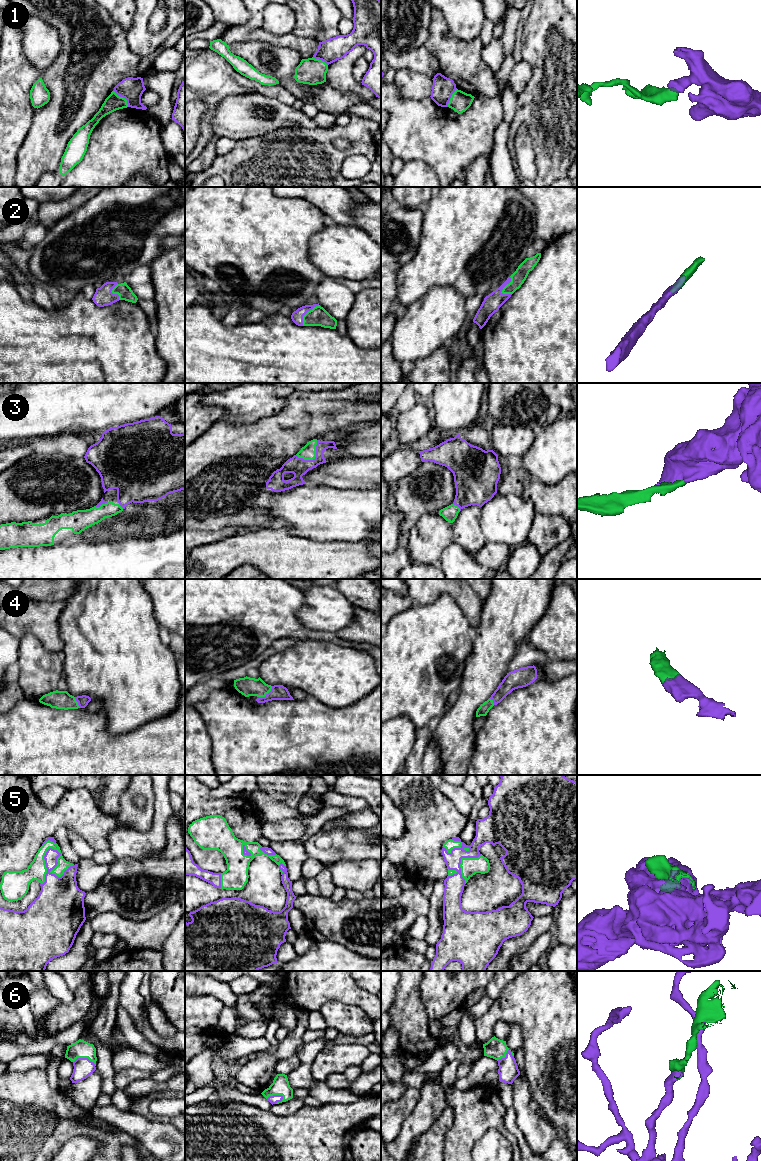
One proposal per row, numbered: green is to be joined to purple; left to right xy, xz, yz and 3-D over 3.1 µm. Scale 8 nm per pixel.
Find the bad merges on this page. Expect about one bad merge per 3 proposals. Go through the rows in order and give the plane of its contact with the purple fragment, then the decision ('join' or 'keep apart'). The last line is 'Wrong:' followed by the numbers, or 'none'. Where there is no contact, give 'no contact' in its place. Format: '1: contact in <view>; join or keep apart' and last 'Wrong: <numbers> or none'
1: contact in xy; keep apart
2: contact in yz; join
3: contact in xz; join
4: contact in xz; join
5: contact in xy; join
6: contact in xz; join
Wrong: 1

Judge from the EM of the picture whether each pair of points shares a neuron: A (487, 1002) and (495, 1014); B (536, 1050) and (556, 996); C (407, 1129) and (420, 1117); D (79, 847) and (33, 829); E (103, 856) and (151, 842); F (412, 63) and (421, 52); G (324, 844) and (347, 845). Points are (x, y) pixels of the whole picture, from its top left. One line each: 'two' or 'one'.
A: two
B: one
C: one
D: two
E: two
F: one
G: one

